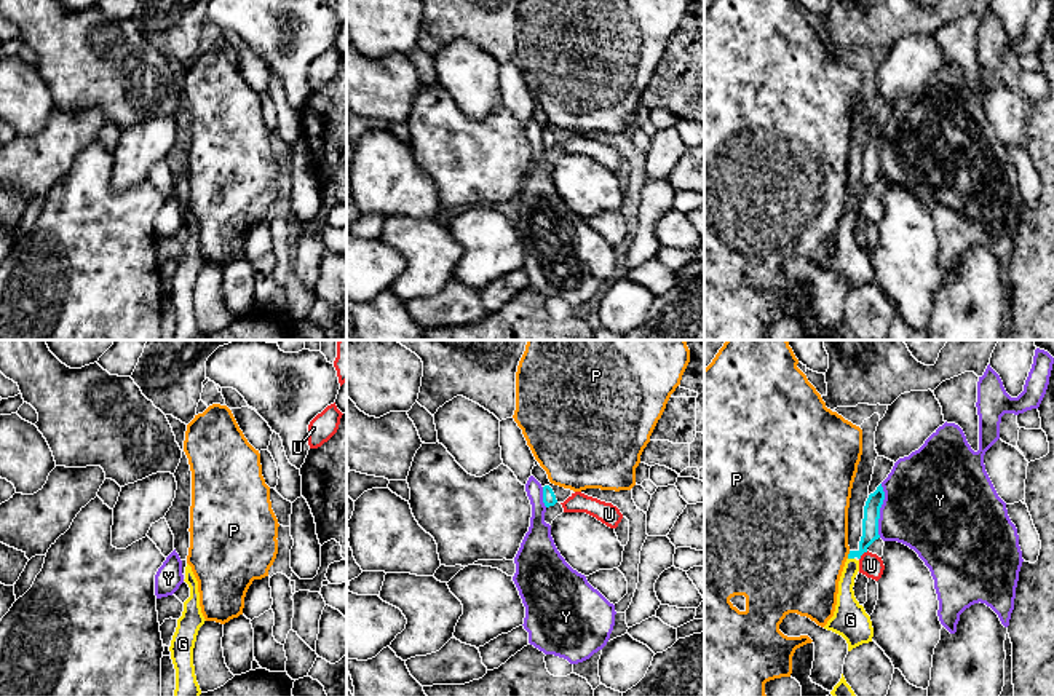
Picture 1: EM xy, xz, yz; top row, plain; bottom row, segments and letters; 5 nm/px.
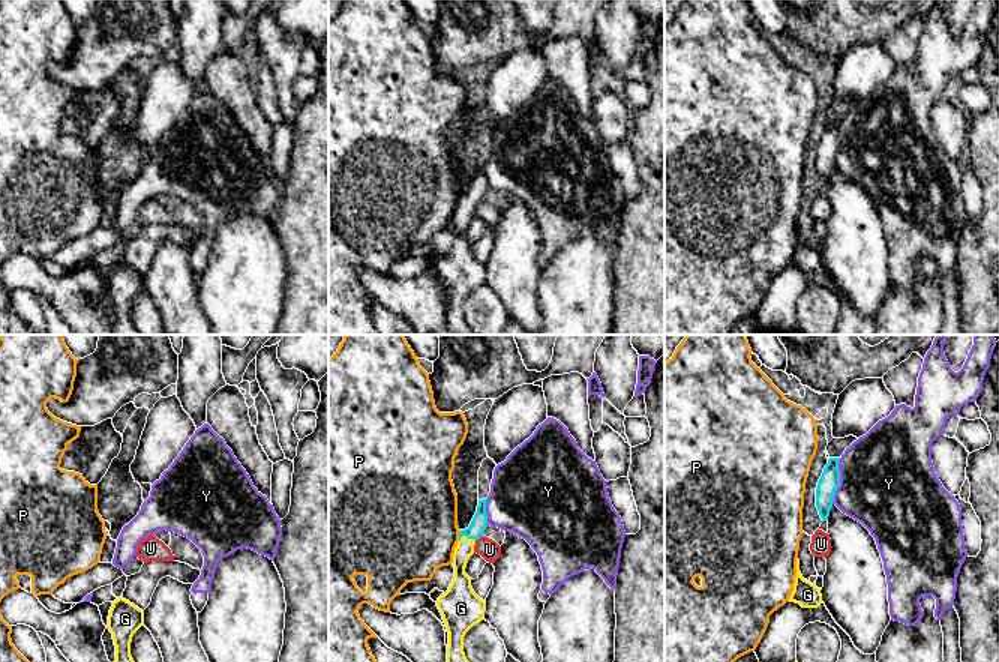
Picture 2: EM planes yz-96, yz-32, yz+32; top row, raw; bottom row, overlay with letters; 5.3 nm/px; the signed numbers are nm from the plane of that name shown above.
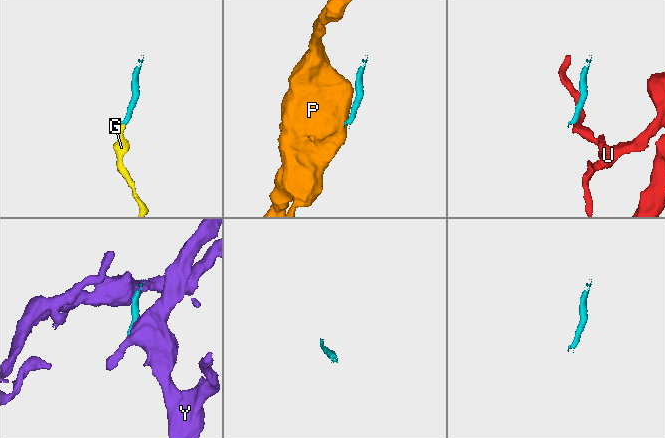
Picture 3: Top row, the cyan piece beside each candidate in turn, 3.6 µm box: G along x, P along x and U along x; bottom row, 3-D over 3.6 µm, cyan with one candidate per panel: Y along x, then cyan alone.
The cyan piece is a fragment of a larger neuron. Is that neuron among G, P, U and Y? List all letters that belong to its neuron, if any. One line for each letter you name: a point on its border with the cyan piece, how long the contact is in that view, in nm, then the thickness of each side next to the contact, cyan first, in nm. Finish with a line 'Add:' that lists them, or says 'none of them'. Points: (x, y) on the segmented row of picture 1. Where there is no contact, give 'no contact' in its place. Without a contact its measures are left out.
G: yz (851, 557) | 30 nm | 80/120 nm
Add: G

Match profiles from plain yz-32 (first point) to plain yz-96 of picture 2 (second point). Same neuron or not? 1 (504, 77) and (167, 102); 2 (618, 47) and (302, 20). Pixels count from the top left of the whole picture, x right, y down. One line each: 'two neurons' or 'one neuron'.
1: one neuron
2: two neurons

